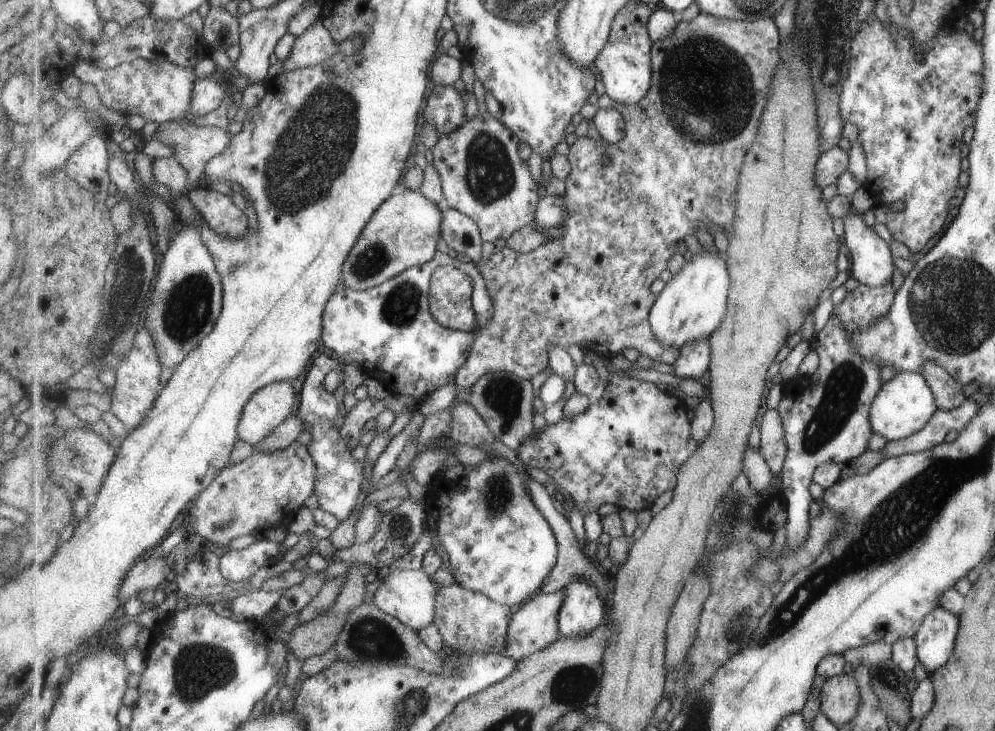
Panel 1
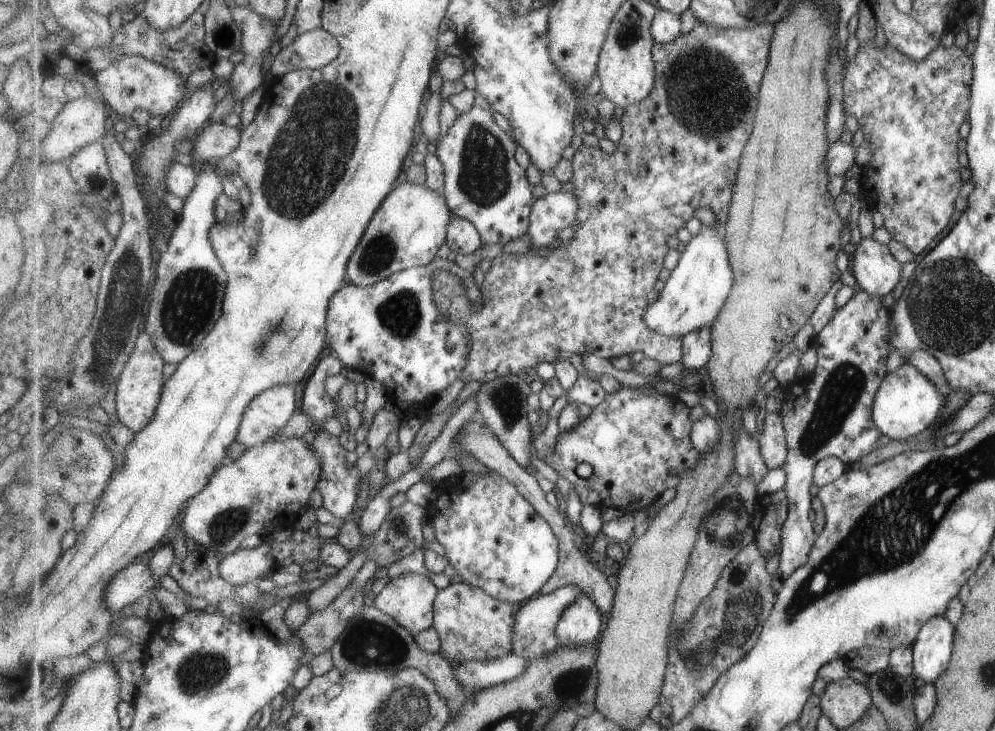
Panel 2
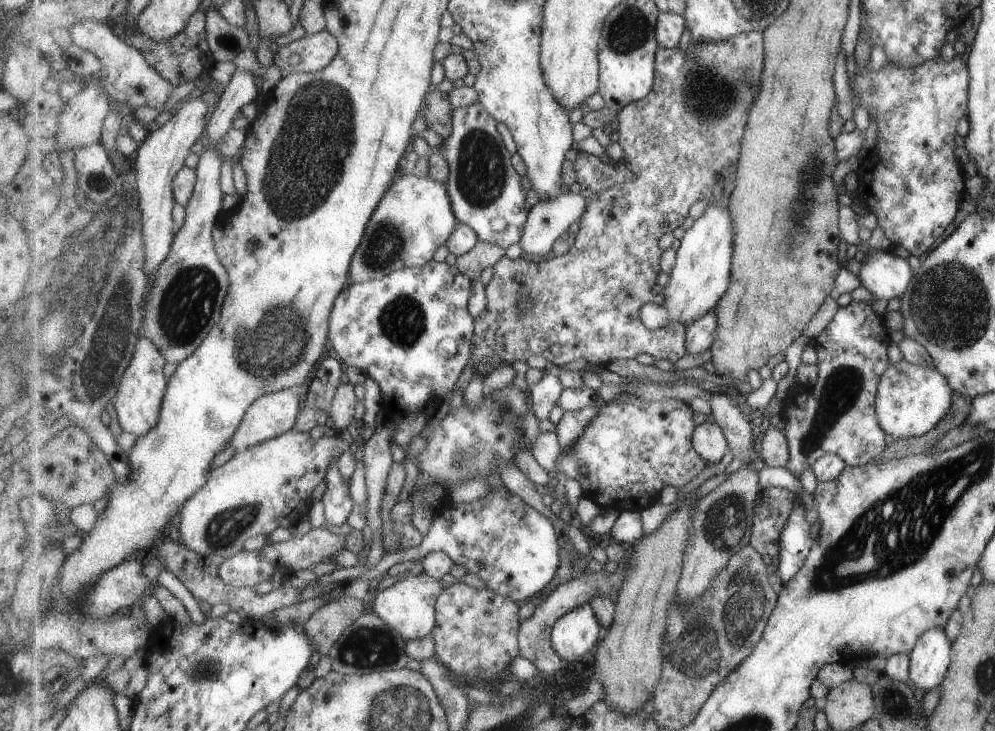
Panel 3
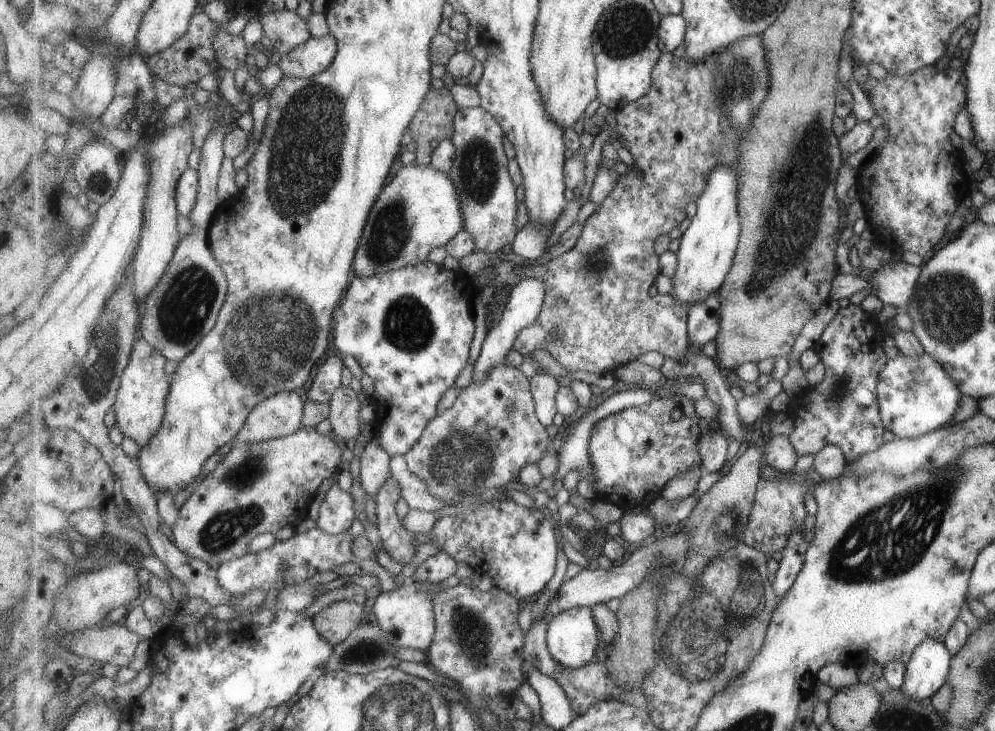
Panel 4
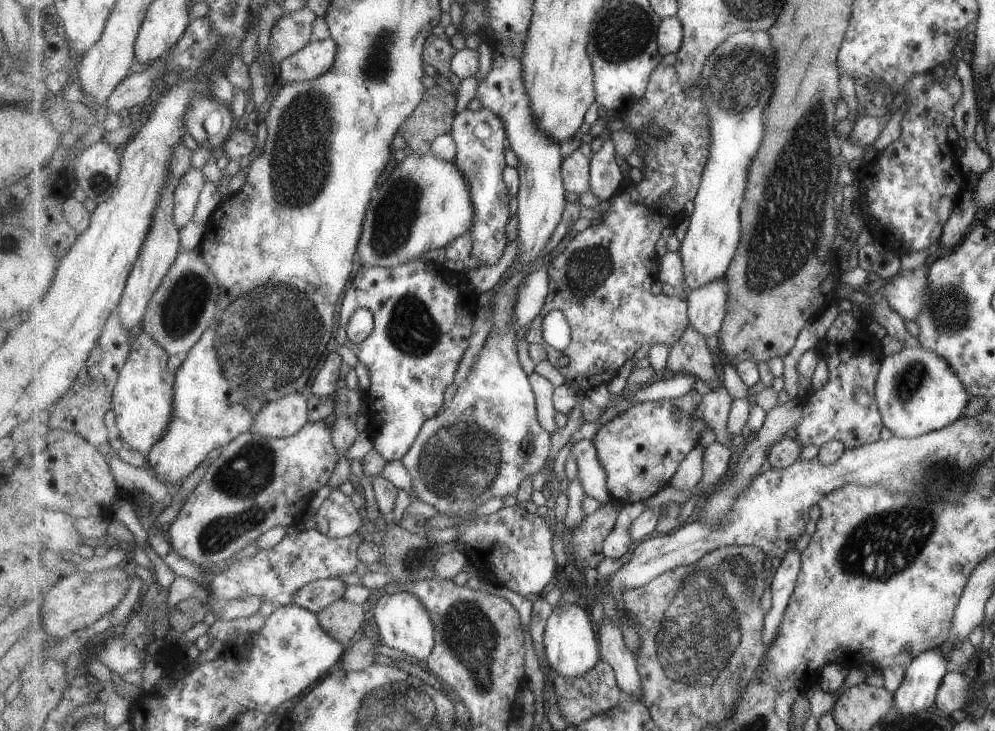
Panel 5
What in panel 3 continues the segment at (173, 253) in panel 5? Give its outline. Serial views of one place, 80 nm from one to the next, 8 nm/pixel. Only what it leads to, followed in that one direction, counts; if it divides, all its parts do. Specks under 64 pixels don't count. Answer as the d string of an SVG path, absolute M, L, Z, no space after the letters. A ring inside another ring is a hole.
M195 93L164 125L160 128L150 128L138 150L134 170L137 174L138 206L142 210L142 233L146 246L144 267L149 278L153 278L162 260L169 254L176 235L173 226L173 208L176 202L174 178L185 166L185 158L191 152L191 146L198 138L204 136L213 107L200 98L199 93Z

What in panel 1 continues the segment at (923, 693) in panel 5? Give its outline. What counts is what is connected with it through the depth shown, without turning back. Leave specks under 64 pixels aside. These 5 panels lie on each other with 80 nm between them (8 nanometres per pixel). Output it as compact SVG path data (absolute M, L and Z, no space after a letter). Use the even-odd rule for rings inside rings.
M933 608L912 637L915 656L926 675L933 674L950 659L958 633L958 616L947 609Z

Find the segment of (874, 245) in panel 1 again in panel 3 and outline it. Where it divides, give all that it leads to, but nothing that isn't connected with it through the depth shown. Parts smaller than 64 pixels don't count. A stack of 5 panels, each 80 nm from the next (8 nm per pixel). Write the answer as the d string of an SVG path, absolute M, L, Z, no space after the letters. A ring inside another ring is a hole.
M869 249L866 257L859 257L860 268L858 280L874 299L889 300L901 296L912 270L897 255L887 253L887 250Z

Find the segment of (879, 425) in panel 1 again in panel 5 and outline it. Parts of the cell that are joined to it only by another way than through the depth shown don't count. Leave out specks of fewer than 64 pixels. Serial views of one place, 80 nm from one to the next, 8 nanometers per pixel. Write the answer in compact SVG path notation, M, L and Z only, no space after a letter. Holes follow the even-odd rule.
M905 346L880 361L874 400L891 435L914 438L935 431L961 417L970 393L954 369L939 354L923 346Z

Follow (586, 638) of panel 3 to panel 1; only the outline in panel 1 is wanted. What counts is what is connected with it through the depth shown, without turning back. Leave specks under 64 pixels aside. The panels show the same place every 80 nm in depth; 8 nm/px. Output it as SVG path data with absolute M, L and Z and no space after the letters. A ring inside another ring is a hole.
M581 578L573 580L564 590L567 592L567 598L561 606L558 618L561 637L587 636L605 622L605 600L601 598L595 584L591 584L587 578Z

